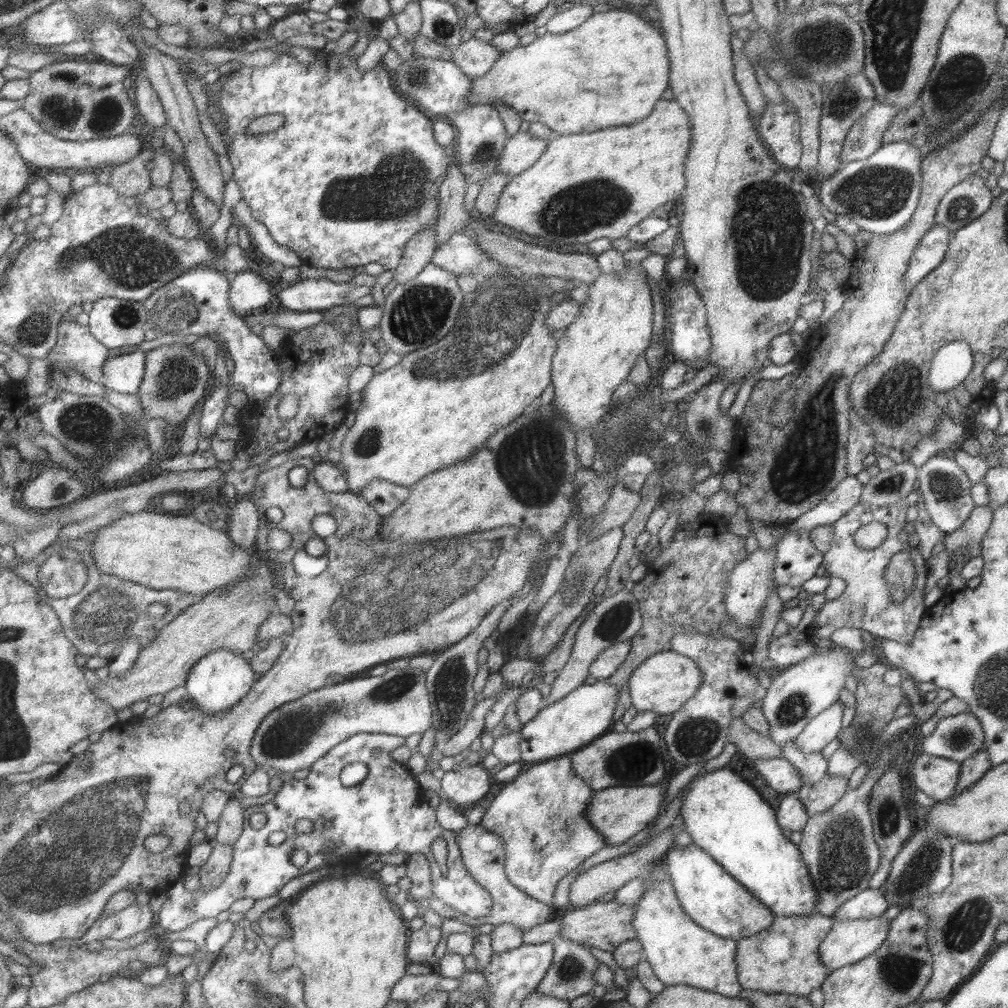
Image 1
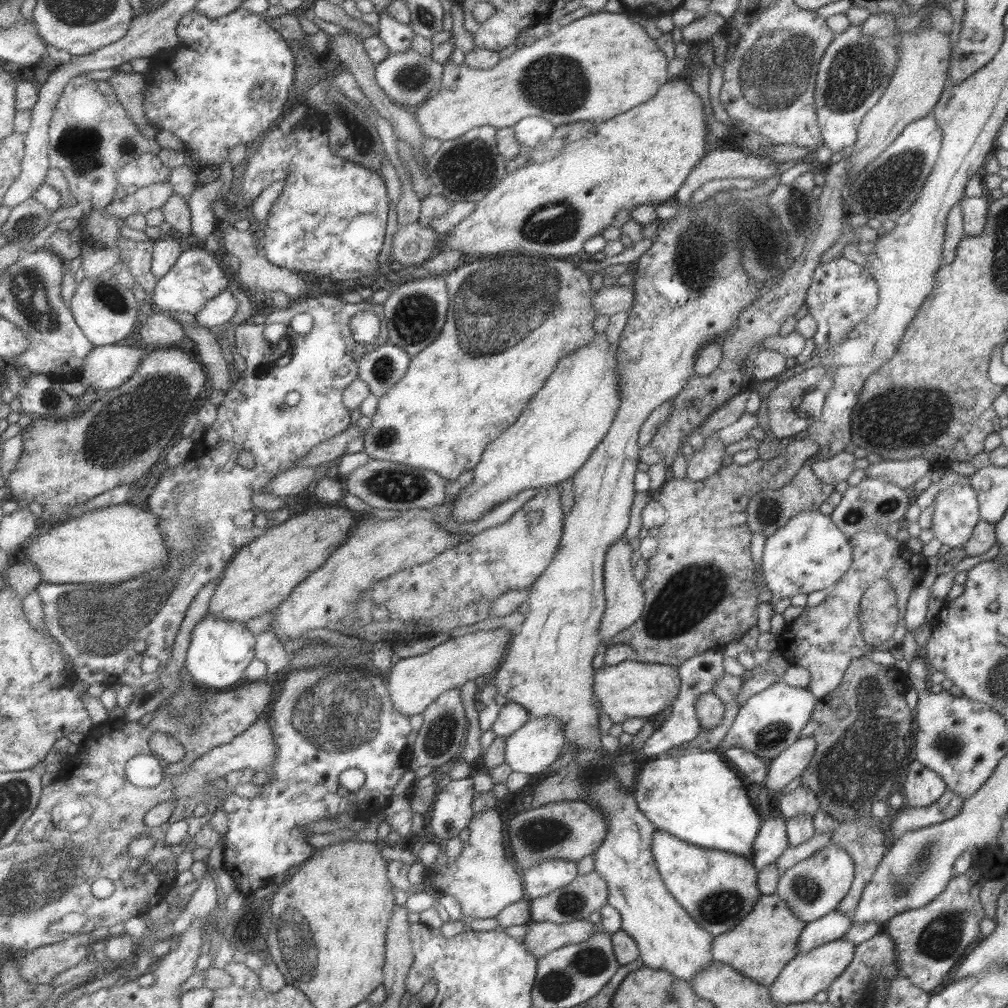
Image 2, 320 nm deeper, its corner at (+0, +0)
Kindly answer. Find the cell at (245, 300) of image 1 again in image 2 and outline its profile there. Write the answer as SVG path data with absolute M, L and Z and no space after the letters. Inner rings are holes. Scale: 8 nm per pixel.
M227 289L221 295L210 300L205 307L202 308L196 315L197 324L208 329L215 329L218 326L223 326L224 322L229 322L239 308L237 298Z

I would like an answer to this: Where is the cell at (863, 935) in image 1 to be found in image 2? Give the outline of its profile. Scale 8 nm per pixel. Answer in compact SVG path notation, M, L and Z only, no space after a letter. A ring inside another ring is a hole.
M839 938L829 943L819 945L809 952L797 953L779 971L775 980L768 986L773 1003L781 1005L800 1004L812 1000L817 992L826 988L840 976L840 972L853 958L854 946L851 942Z

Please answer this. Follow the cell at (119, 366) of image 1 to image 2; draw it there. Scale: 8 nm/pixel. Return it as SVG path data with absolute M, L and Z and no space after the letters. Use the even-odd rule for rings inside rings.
M132 343L96 346L86 356L81 383L104 393L123 386L139 368L140 362L152 349L132 346Z

